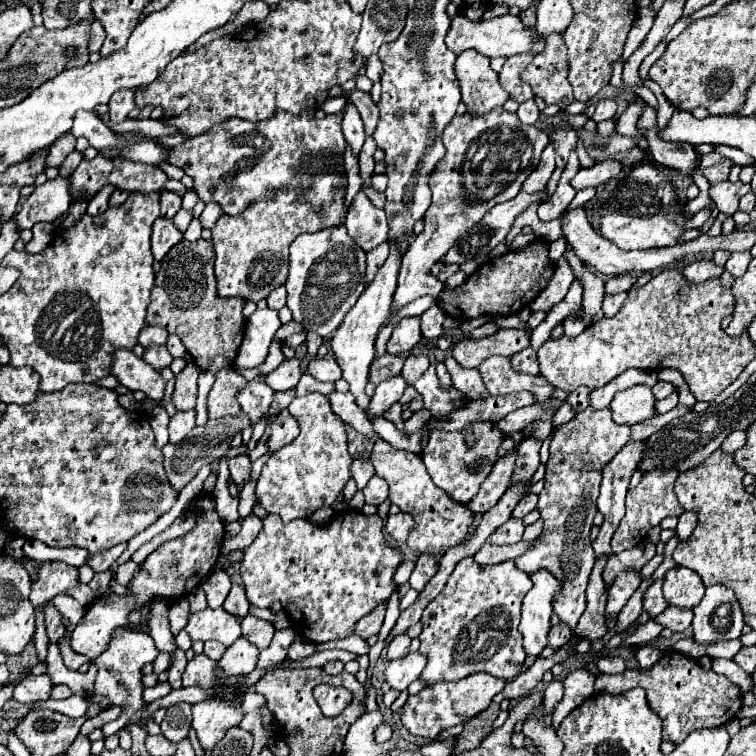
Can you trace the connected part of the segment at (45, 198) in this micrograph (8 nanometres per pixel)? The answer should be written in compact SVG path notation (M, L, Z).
M57 176L55 180L37 186L23 208L15 214L17 230L31 230L37 222L55 222L55 218L67 212L69 204L69 178Z

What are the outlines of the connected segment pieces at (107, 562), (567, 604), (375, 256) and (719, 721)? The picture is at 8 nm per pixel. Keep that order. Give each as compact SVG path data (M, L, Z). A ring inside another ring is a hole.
M123 542L123 544L117 544L117 546L113 546L113 548L105 550L105 552L91 554L91 556L87 558L87 566L91 566L93 572L105 572L105 570L109 570L109 566L121 556L121 552L123 552L125 548L127 548L127 544Z
M591 406L579 412L569 424L555 428L549 446L551 456L545 472L545 488L537 502L537 510L543 518L543 532L525 554L515 558L515 566L523 572L535 574L539 570L547 570L563 584L561 592L553 598L553 610L559 614L561 622L571 628L575 628L585 610L585 588L595 564L589 534L597 514L601 470L629 442L629 434L631 426L615 424L609 408L595 410Z
M387 242L379 244L377 248L373 248L373 250L367 254L367 274L365 274L367 284L375 278L379 266L383 266L383 262L387 260L387 256L389 256L389 244L387 244Z
M665 652L663 658L647 672L625 670L621 674L599 674L595 680L595 690L605 692L625 692L635 687L645 688L647 702L651 710L663 720L663 740L679 744L693 730L717 728L737 718L743 706L741 690L723 674L705 670L695 658L683 656L679 652Z

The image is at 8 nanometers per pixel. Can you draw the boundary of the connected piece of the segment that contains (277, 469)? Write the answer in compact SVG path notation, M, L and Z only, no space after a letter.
M313 392L295 398L287 410L299 422L300 434L293 444L277 450L277 454L271 454L255 490L259 504L267 512L279 514L285 524L297 518L309 518L315 510L331 506L349 482L353 464L353 458L347 452L349 442L345 424L331 412L329 400L323 394Z

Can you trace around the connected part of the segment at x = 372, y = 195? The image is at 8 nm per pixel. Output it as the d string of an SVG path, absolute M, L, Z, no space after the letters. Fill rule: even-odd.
M370 178L366 179L362 185L365 194L374 206L384 207L386 201L385 194L383 192L375 191L372 186L368 186L368 182L371 182Z

